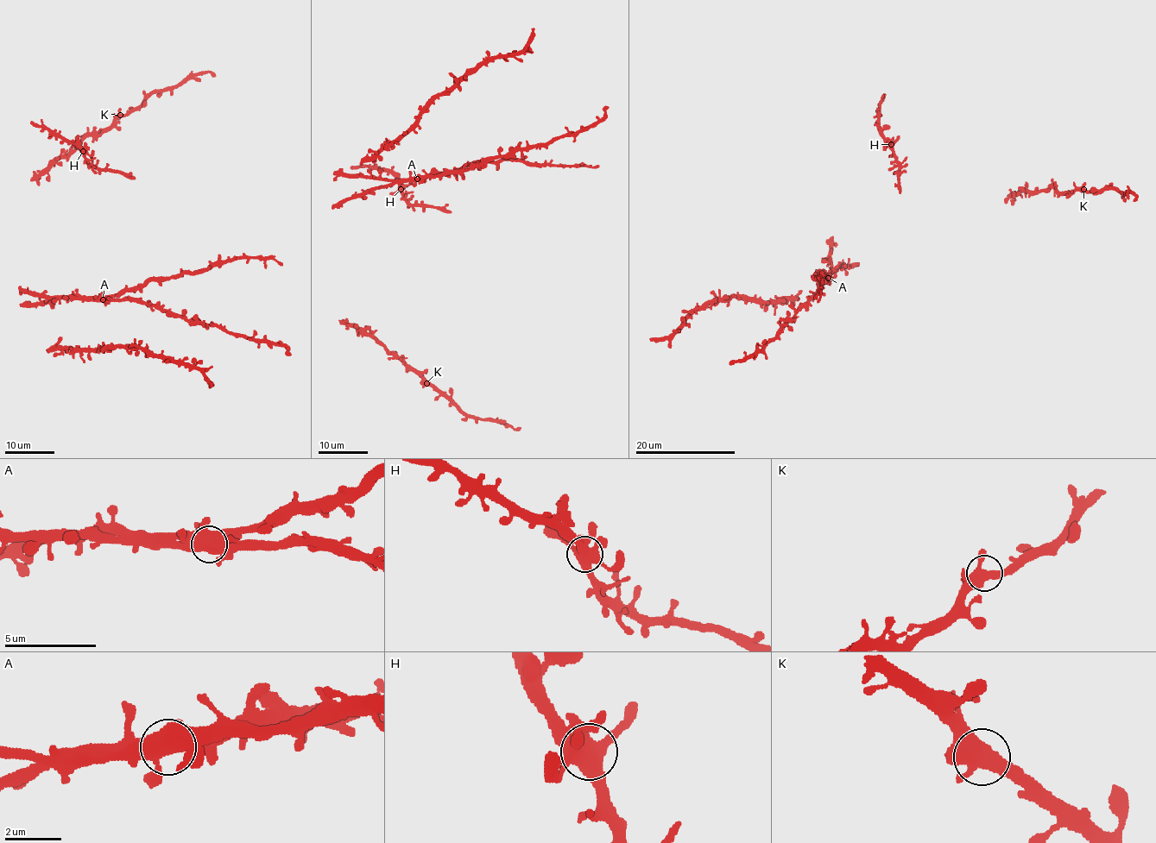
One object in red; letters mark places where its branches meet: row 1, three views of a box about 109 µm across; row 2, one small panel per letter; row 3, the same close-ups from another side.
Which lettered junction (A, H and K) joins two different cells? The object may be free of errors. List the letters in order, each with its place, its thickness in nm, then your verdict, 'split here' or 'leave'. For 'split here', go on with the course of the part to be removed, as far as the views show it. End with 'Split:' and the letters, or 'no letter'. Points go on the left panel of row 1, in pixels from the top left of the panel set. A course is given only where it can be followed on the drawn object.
A: (103, 299) | 650 nm | leave
H: (83, 151) | 550 nm | leave
K: (120, 115) | 550 nm | leave
Split: no letter

